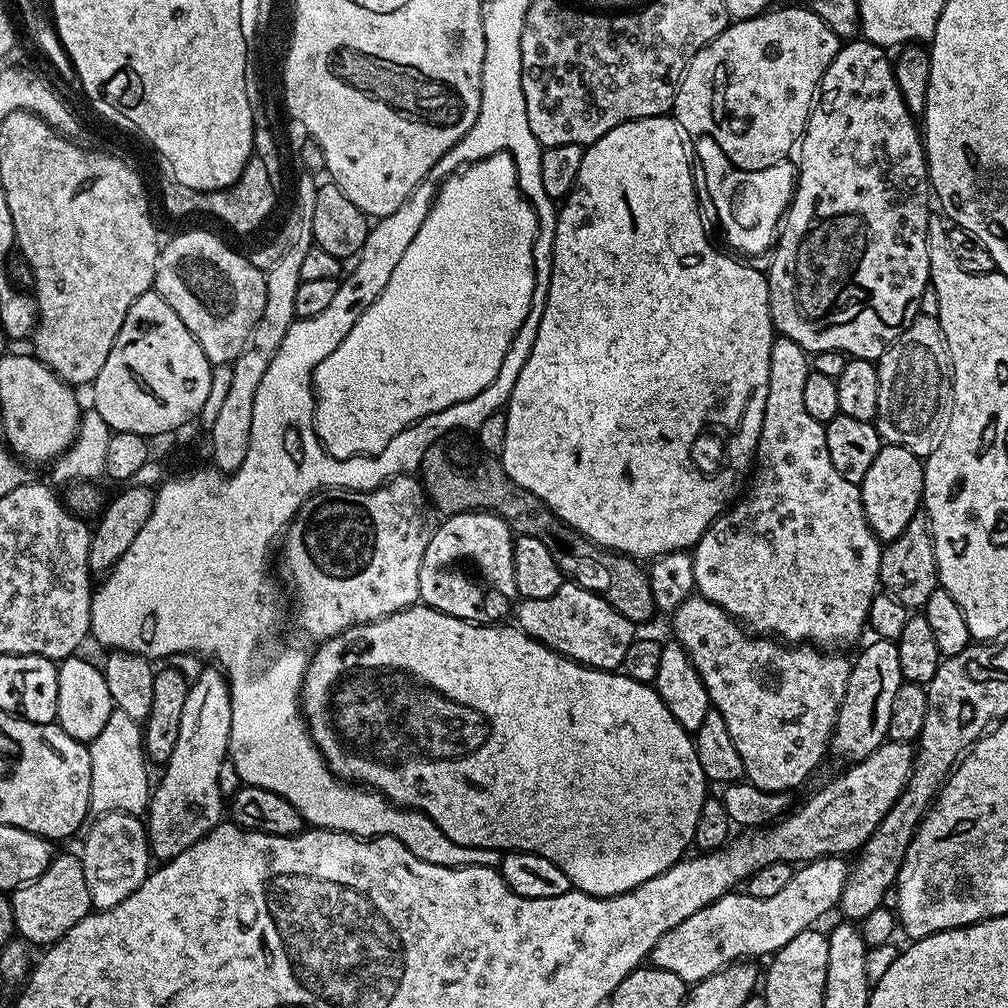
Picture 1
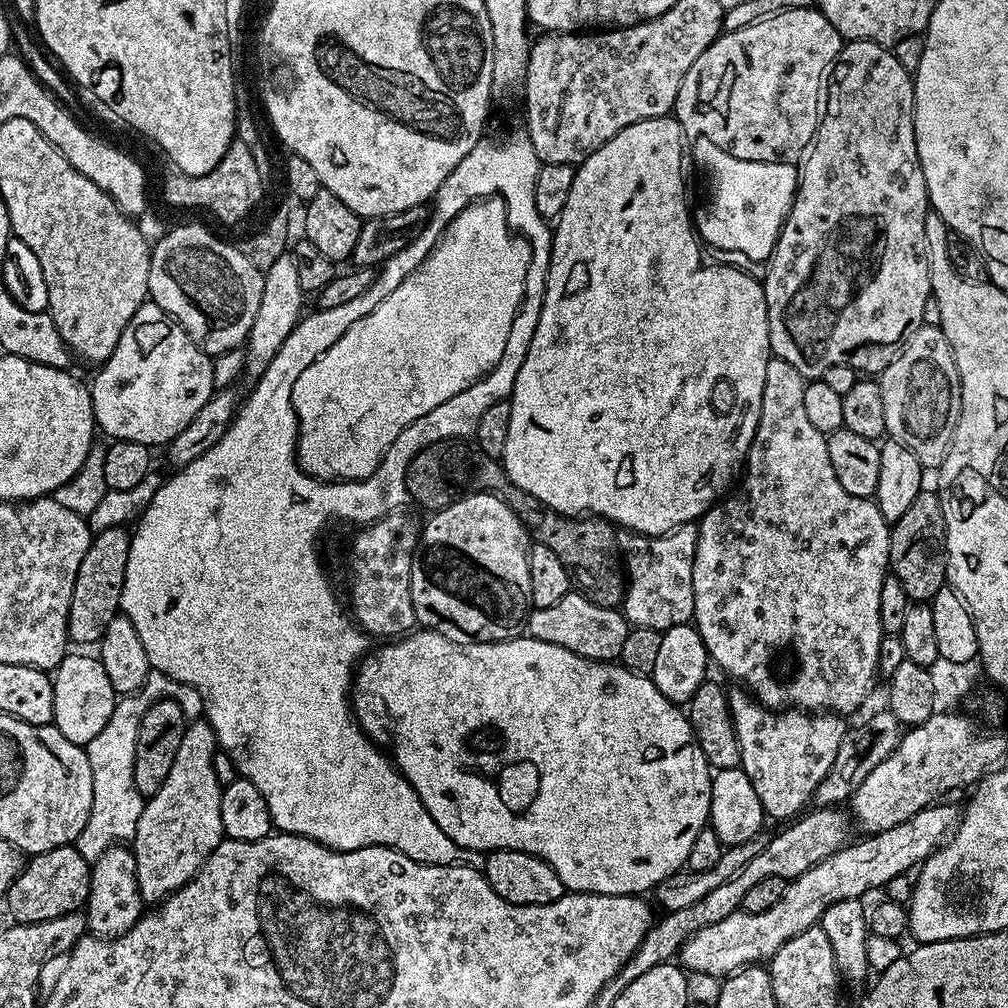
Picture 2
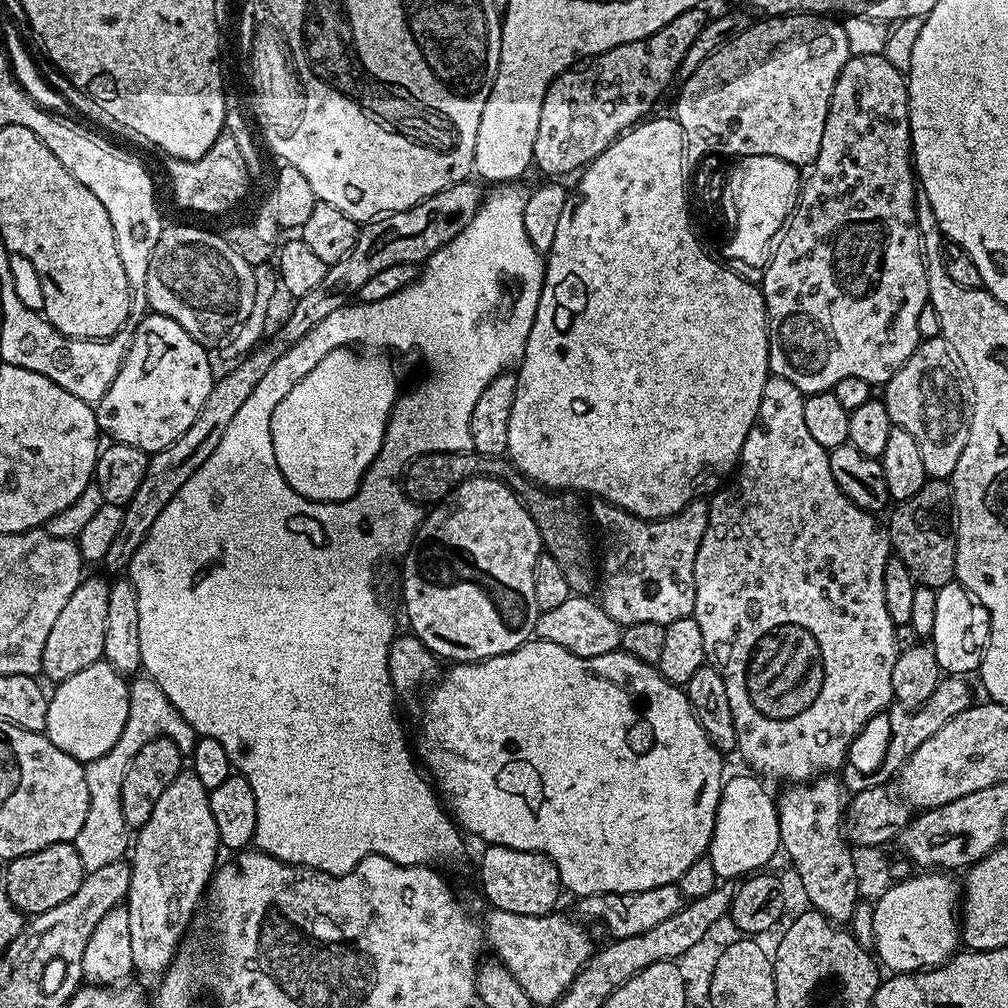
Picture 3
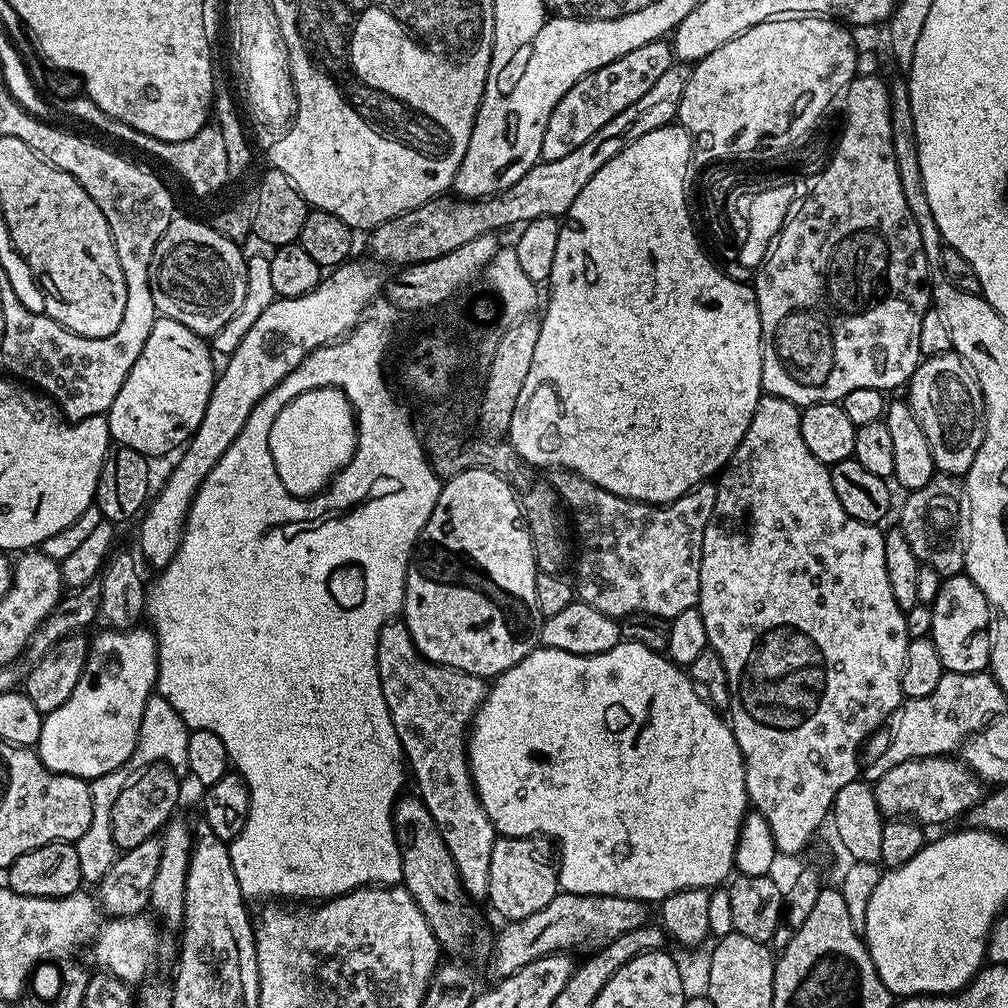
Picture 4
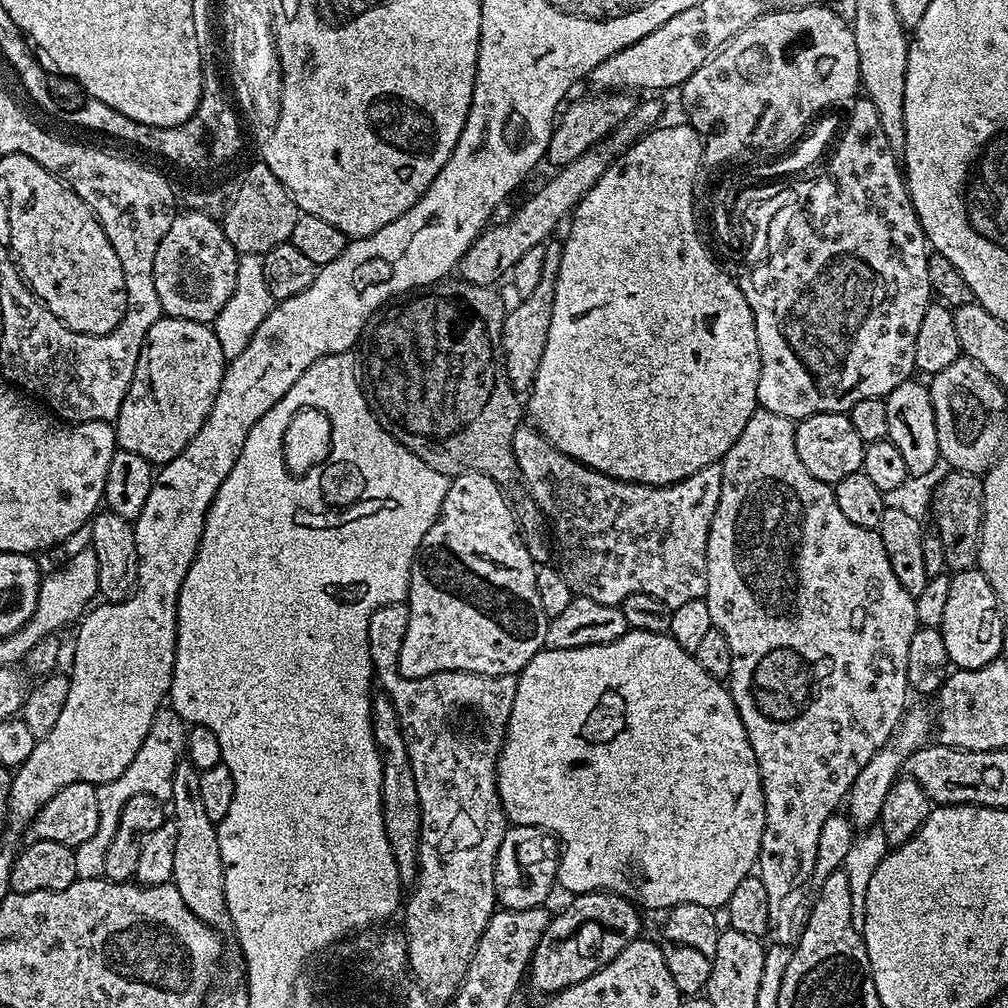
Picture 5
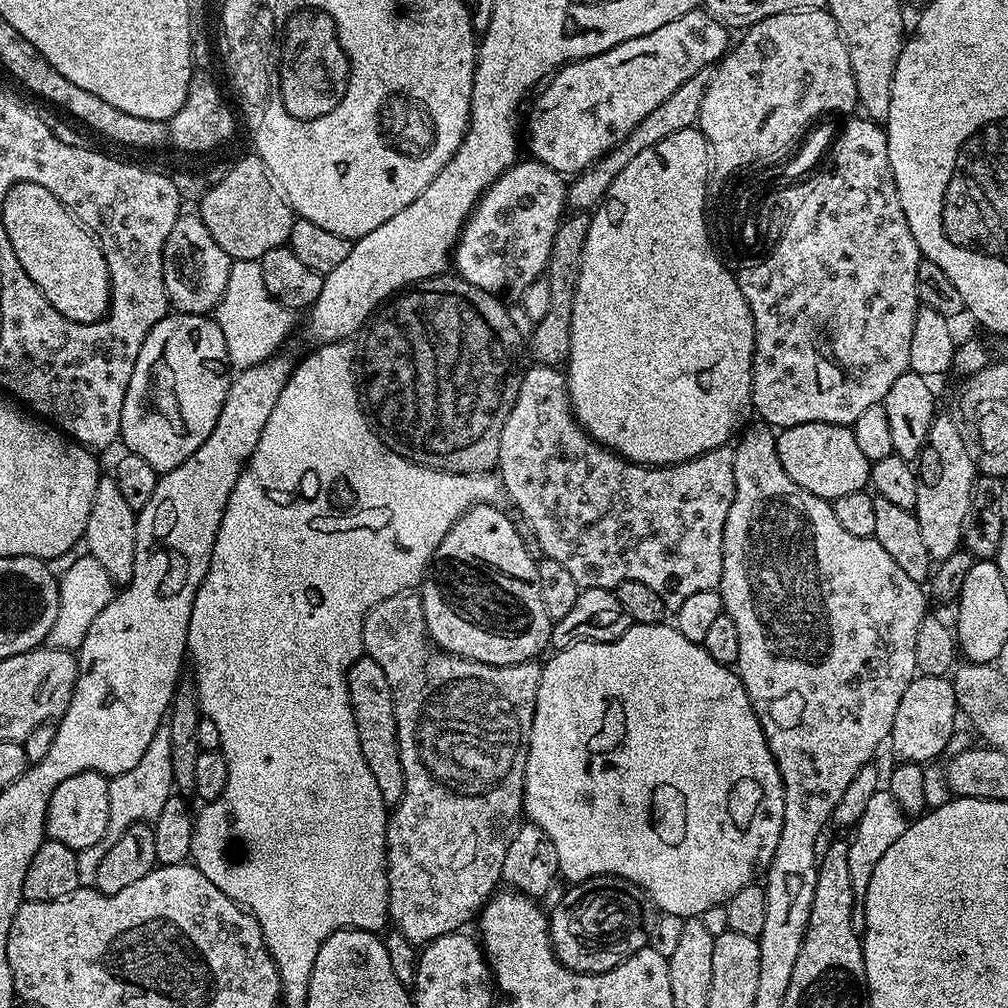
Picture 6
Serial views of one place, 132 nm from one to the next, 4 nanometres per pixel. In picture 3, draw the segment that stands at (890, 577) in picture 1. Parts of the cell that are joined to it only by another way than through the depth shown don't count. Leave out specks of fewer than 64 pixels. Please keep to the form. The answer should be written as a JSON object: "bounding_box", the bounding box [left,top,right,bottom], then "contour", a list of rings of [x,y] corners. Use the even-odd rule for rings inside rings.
{"bounding_box":[886,478,956,589],"contour":[[[929,478],[924,481],[922,490],[914,494],[914,498],[901,500],[895,507],[891,509],[892,517],[886,520],[891,551],[898,558],[902,558],[902,562],[906,562],[906,570],[910,570],[917,585],[937,589],[953,583],[956,580],[956,520],[954,519],[951,483],[948,480]]]}

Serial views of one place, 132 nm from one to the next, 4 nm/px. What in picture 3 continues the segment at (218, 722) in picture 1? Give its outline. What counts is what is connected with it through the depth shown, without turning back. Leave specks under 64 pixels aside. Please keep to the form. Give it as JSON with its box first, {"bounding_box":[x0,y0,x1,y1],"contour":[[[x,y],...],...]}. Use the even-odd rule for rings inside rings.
{"bounding_box":[126,770,222,982],"contour":[[[190,770],[181,771],[180,776],[166,786],[162,798],[158,798],[146,826],[135,833],[130,848],[132,874],[126,907],[130,914],[130,951],[134,954],[134,972],[144,980],[158,982],[164,977],[165,970],[172,964],[182,941],[187,937],[184,935],[192,924],[192,915],[199,904],[201,907],[212,873],[218,867],[216,855],[222,852],[222,845],[218,838],[218,826],[214,826],[214,813],[210,810],[209,791]]]}

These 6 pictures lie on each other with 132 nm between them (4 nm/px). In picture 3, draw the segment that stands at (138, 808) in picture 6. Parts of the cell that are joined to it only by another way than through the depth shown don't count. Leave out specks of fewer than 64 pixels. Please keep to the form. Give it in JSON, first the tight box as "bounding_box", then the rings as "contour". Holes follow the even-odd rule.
{"bounding_box":[74,674,198,873],"contour":[[[147,674],[137,675],[132,680],[128,693],[130,714],[118,742],[114,742],[114,746],[110,746],[102,758],[94,758],[84,764],[90,802],[86,822],[82,822],[82,830],[78,830],[74,843],[78,858],[82,858],[85,873],[102,870],[102,866],[110,866],[110,862],[125,859],[129,851],[130,829],[122,816],[122,778],[126,778],[126,770],[130,762],[134,762],[138,750],[142,750],[146,742],[154,742],[154,738],[165,736],[182,745],[183,751],[190,754],[198,739],[196,731],[186,722],[186,718],[182,718],[174,702],[162,694],[162,686],[158,686],[158,682],[154,682]]]}

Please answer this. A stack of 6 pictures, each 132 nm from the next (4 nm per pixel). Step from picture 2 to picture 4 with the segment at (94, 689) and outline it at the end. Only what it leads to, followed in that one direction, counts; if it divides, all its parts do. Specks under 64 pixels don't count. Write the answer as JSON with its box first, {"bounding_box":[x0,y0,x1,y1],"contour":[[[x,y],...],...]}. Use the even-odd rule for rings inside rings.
{"bounding_box":[34,627,156,782],"contour":[[[151,627],[103,631],[91,637],[88,661],[74,694],[44,716],[42,734],[34,746],[50,771],[89,782],[118,770],[134,754],[142,714],[156,686],[156,633]]]}

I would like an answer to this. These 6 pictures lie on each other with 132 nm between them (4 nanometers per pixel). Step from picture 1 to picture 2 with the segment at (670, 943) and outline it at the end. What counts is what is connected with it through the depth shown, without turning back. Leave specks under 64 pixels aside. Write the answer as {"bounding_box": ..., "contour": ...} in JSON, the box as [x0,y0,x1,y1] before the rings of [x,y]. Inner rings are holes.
{"bounding_box":[678,802,962,978],"contour":[[[937,802],[918,810],[906,822],[865,835],[865,840],[849,842],[830,858],[818,862],[797,880],[788,881],[786,894],[770,910],[762,914],[750,914],[743,910],[731,912],[722,922],[704,926],[680,948],[678,960],[689,973],[701,972],[717,978],[727,978],[742,968],[771,961],[772,955],[790,938],[802,934],[802,930],[819,925],[822,914],[834,902],[859,900],[867,891],[883,889],[892,878],[911,873],[923,864],[925,858],[956,831],[962,815],[959,807],[948,802]]]}

